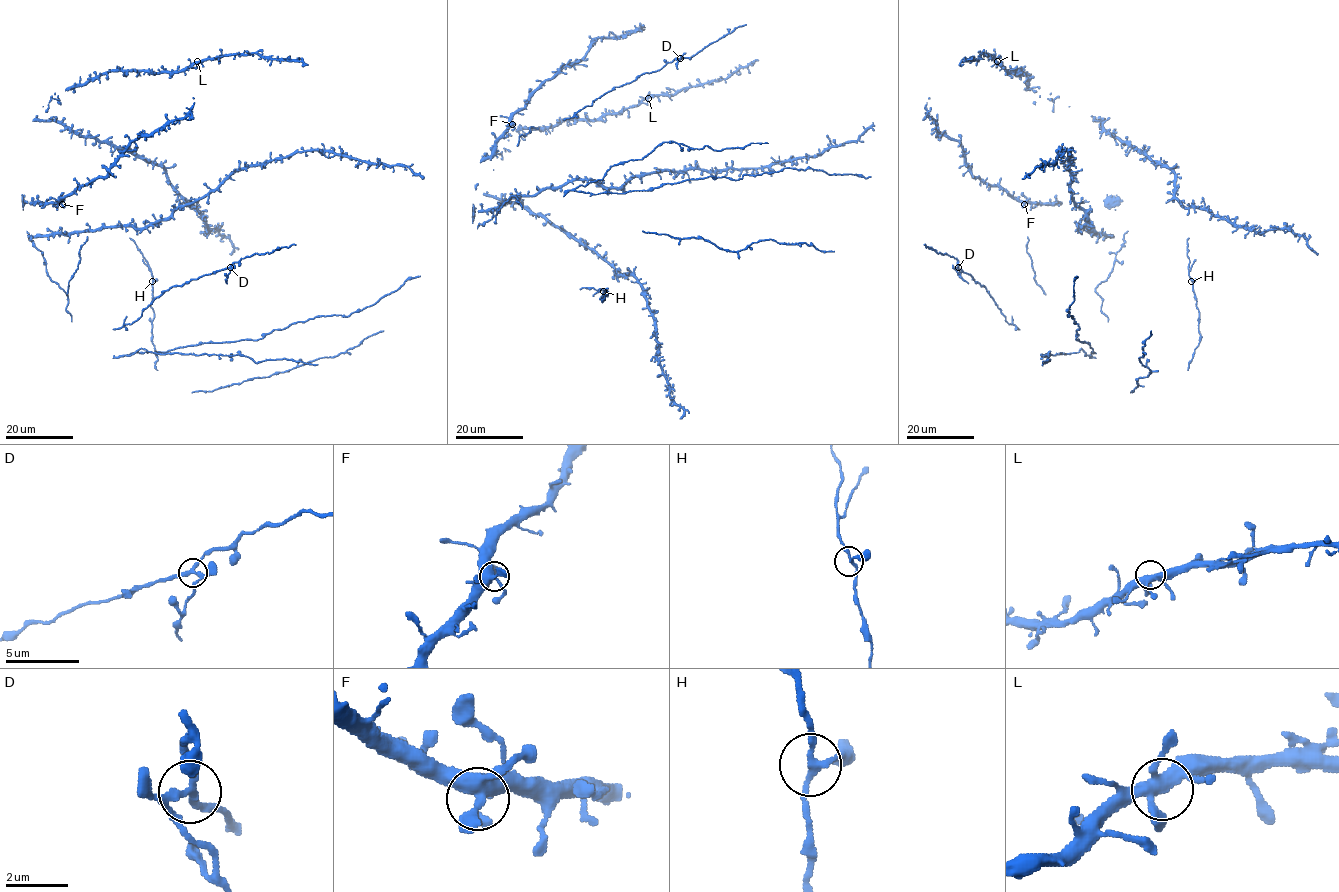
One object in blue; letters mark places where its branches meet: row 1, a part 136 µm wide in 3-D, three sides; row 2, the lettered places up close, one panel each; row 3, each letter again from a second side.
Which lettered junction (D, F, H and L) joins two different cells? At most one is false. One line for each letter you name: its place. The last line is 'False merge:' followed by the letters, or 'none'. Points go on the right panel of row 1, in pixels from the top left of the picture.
D: Place: (958, 267)
False merge: D

